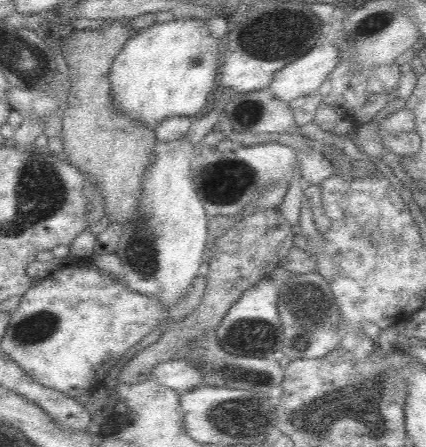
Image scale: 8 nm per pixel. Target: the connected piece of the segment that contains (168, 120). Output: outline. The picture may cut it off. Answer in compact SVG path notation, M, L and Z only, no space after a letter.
M178 14L172 22L154 22L148 28L140 30L136 36L132 36L120 54L116 56L110 72L110 84L112 84L112 98L116 102L116 110L120 110L124 116L130 116L132 120L156 128L156 140L164 144L172 144L176 140L182 140L194 122L196 116L202 116L208 102L218 100L218 76L220 76L220 44L222 40L214 38L208 22L198 18L182 18Z

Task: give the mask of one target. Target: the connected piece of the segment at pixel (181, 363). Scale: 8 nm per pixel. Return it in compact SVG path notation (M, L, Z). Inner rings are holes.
M168 360L152 372L152 380L164 388L178 392L180 396L194 390L196 386L206 386L202 380L202 372L190 364L190 360Z

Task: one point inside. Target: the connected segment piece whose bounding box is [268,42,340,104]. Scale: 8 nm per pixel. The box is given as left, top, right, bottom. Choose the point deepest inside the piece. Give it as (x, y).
(303, 77)

